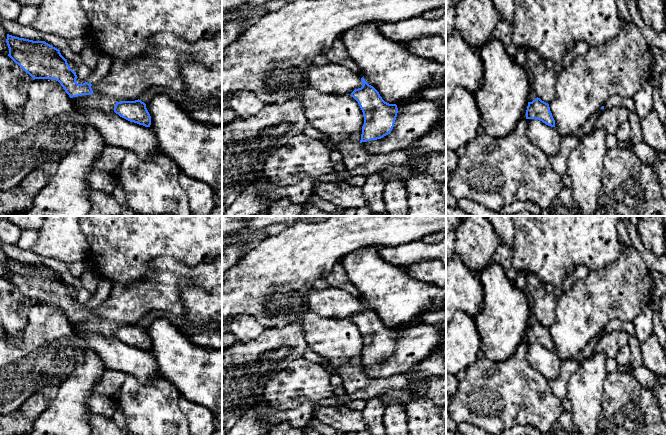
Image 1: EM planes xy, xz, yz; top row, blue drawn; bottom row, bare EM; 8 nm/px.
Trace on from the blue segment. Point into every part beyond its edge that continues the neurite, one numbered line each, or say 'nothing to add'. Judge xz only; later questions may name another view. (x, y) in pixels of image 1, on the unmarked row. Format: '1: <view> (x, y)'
nothing to add

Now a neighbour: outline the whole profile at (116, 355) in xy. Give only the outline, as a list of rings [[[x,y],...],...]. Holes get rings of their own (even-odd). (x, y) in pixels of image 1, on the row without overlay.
[[[88,332],[78,337],[99,355],[108,370],[130,374],[142,382],[154,381],[160,377],[159,366],[150,351],[130,346],[114,335]]]

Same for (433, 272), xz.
[[[421,260],[404,268],[409,275],[446,292],[446,265],[439,260]]]

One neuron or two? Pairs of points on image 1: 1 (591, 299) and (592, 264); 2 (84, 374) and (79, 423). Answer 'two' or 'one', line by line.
1: two
2: one

